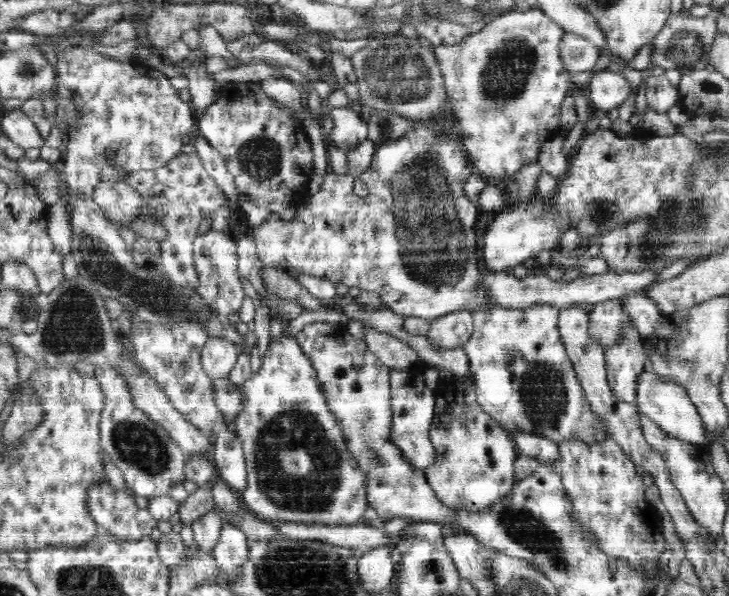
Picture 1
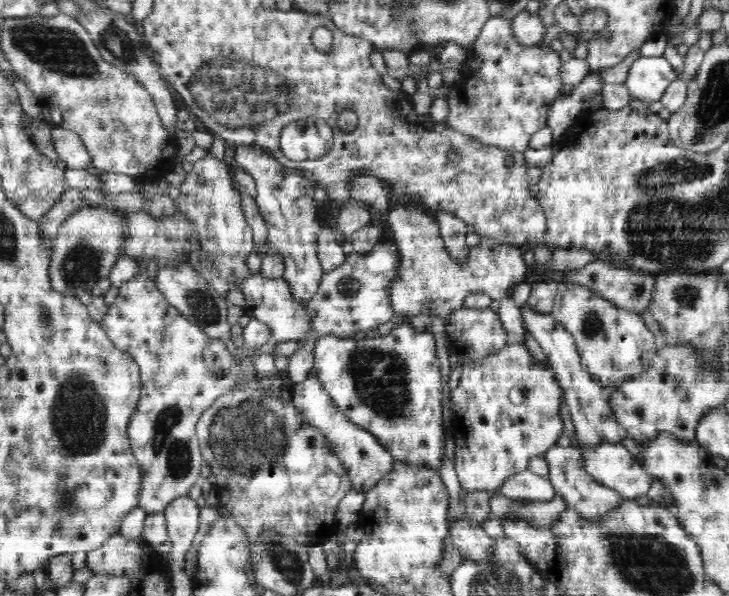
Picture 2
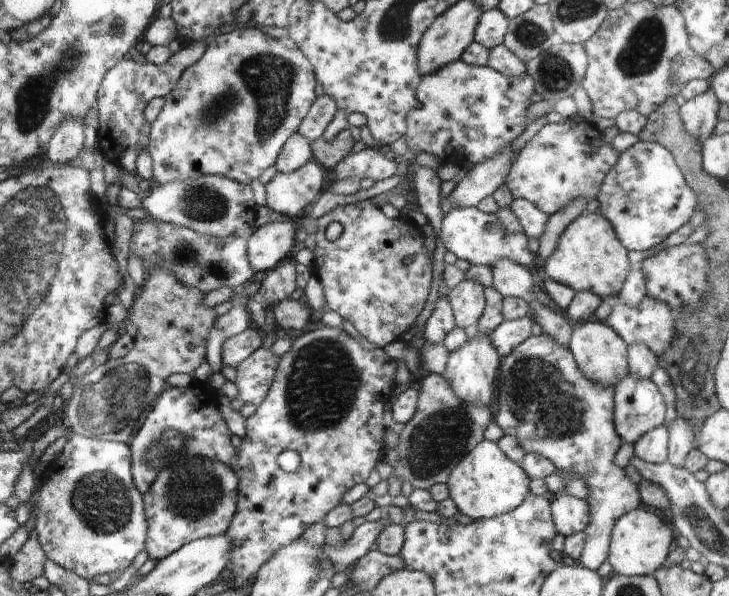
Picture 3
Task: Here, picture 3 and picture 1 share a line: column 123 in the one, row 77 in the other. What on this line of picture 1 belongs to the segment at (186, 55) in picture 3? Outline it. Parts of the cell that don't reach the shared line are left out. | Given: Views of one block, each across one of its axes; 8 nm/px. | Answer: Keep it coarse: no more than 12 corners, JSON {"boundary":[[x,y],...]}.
{"boundary":[[56,47],[81,115],[50,207],[72,250],[68,202],[108,165],[154,170],[181,155],[192,106],[150,64]]}

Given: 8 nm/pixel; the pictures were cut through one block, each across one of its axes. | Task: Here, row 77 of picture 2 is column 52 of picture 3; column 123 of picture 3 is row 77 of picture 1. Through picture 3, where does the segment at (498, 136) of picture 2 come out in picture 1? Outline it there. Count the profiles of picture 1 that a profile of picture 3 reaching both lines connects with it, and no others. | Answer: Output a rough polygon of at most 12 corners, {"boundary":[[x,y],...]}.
{"boundary":[[538,6],[433,47],[474,170],[561,134],[576,88]]}

